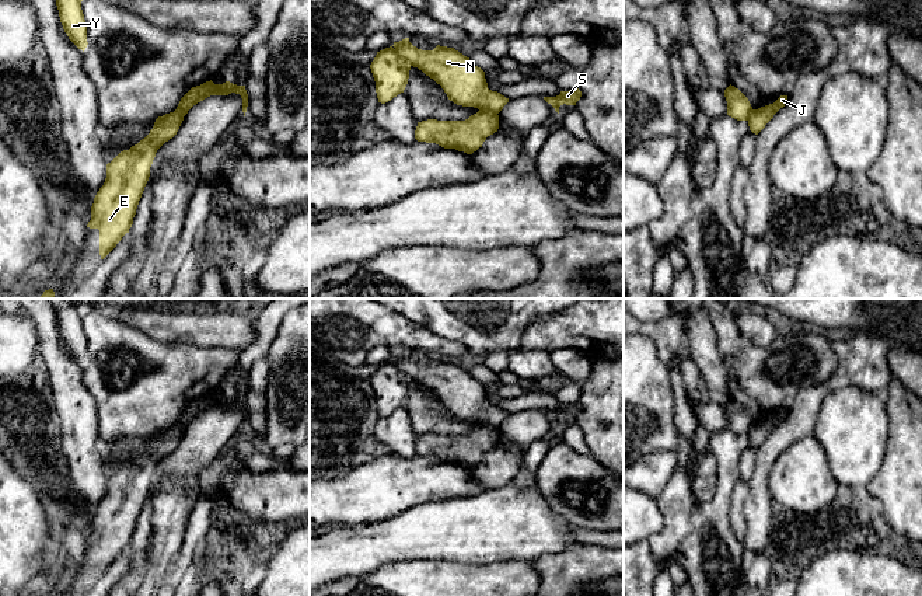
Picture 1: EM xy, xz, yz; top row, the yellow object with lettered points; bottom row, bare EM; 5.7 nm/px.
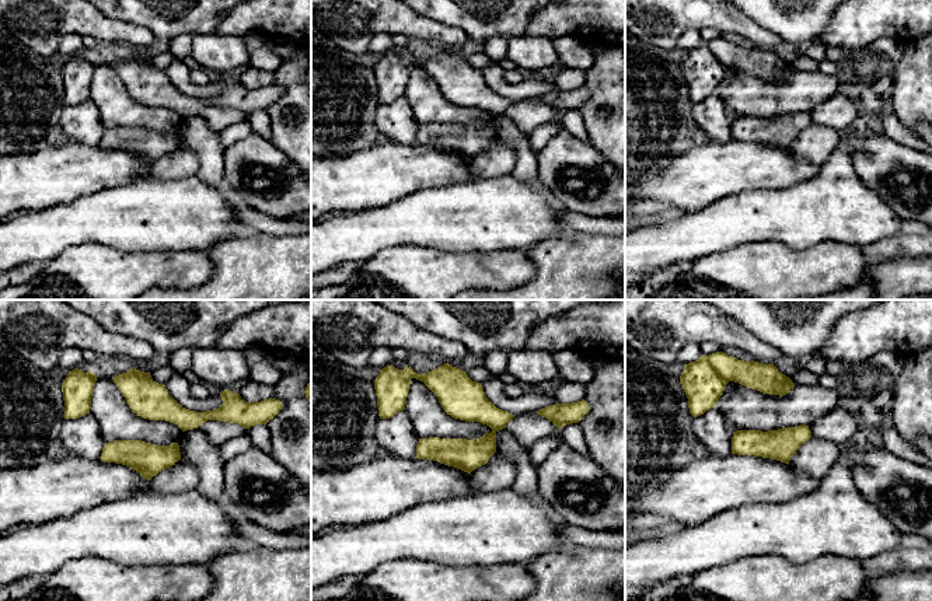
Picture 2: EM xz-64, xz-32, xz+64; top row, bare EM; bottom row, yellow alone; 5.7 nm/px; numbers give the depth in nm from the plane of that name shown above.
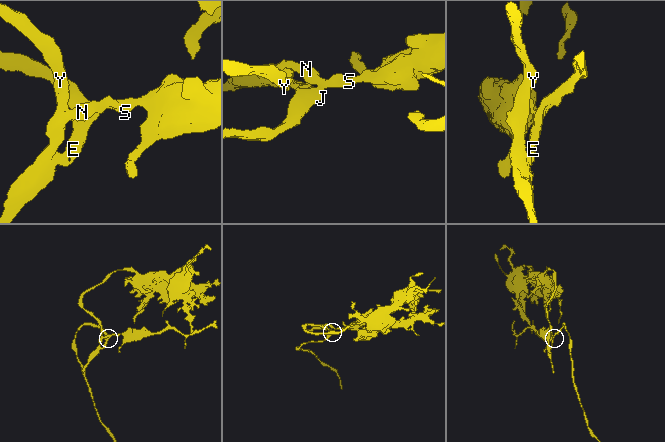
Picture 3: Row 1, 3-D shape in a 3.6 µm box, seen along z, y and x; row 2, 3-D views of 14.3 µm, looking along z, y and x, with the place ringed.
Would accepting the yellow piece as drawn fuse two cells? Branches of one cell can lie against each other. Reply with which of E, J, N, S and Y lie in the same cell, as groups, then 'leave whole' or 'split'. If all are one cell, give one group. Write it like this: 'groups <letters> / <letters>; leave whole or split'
groups E J Y / N S; split

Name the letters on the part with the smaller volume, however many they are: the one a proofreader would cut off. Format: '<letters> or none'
N, S

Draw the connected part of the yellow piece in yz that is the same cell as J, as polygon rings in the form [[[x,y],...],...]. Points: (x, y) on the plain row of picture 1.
[[[780,409],[773,418],[754,424],[748,435],[750,445],[758,449],[765,442],[765,439],[773,432],[773,429],[785,421],[786,414],[787,409]]]

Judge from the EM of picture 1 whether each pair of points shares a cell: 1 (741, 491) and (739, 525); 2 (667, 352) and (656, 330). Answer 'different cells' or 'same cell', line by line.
1: same cell
2: same cell

